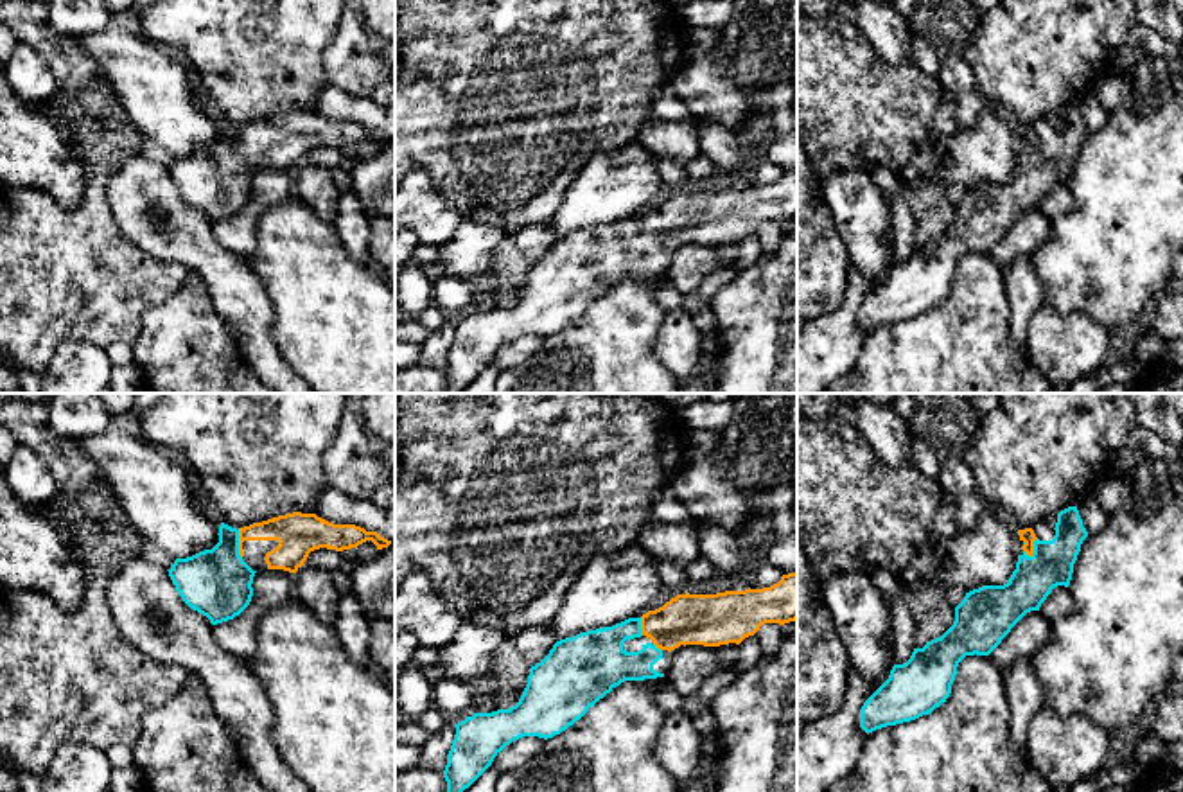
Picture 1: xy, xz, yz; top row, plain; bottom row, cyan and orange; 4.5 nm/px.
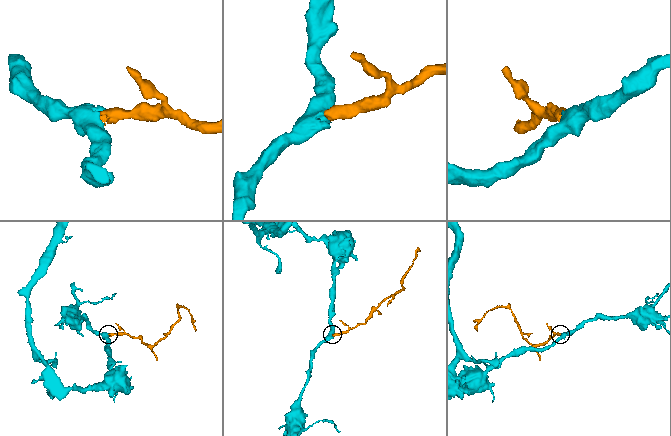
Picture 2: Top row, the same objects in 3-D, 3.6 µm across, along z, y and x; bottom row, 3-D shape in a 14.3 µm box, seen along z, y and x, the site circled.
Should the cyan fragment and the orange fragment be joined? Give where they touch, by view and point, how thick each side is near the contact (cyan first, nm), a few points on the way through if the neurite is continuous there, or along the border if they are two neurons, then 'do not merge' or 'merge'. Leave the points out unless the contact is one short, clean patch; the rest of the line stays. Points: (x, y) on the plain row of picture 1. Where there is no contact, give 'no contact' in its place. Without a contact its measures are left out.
meets cyan in yz at (1034, 146); 190 nm thick on the cyan side, 70 nm on the other; runs through yz (1051, 162), (1034, 146), (1027, 133); merge

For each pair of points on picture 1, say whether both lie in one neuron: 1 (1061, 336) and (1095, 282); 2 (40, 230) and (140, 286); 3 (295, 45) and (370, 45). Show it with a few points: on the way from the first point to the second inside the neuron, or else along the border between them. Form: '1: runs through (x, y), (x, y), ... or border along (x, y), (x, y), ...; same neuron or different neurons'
1: border along (1045, 300), (1061, 313), (1085, 313), (1108, 331); different neurons
2: runs through (65, 255), (92, 282), (115, 282); same neuron
3: border along (341, 18), (324, 52), (327, 83); different neurons

